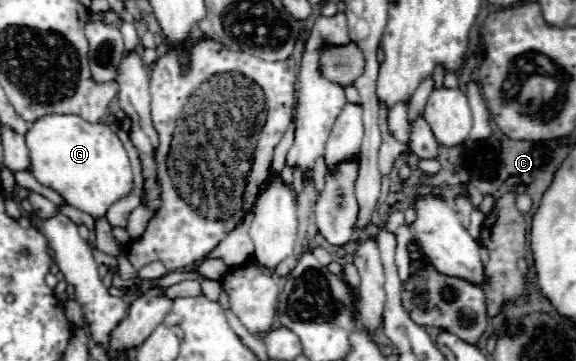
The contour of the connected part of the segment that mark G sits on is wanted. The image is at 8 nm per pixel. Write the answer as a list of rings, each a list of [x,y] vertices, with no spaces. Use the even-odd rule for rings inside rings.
[[[44,115],[36,119],[26,137],[30,173],[46,187],[58,191],[68,205],[100,219],[108,207],[132,191],[132,169],[116,133],[104,123],[88,123],[78,115]]]

